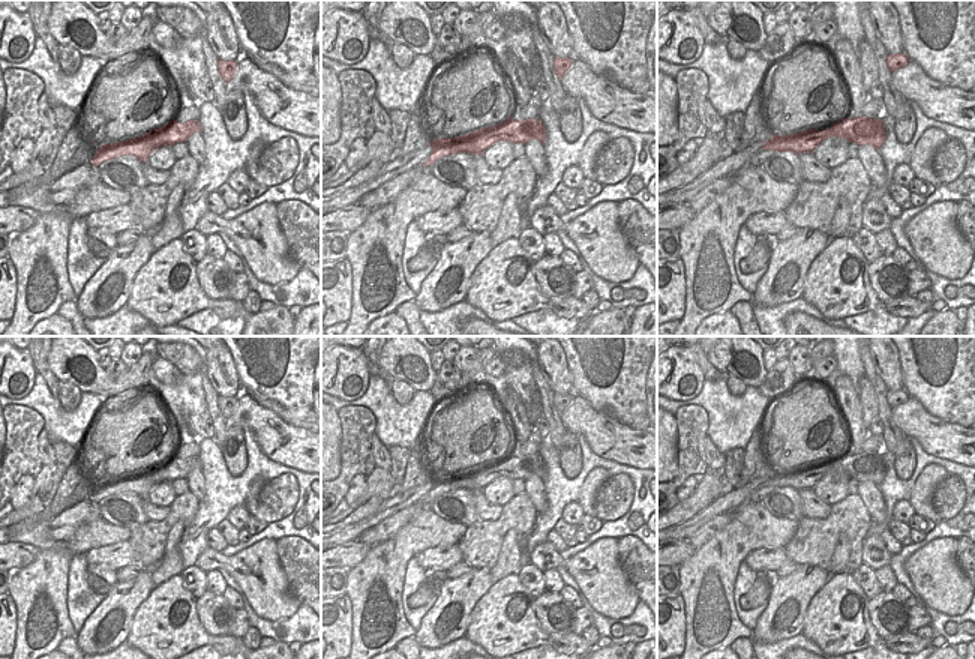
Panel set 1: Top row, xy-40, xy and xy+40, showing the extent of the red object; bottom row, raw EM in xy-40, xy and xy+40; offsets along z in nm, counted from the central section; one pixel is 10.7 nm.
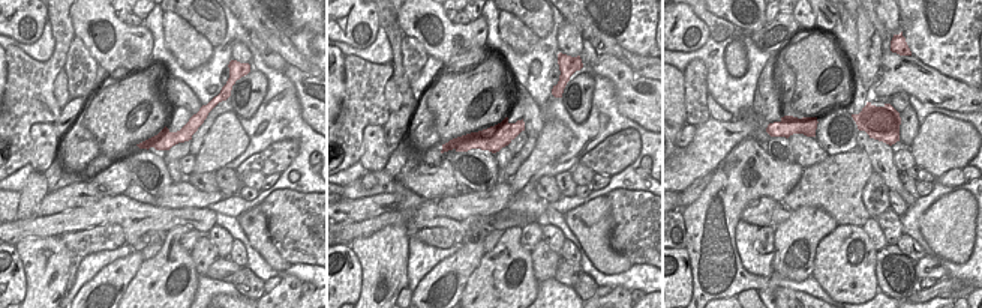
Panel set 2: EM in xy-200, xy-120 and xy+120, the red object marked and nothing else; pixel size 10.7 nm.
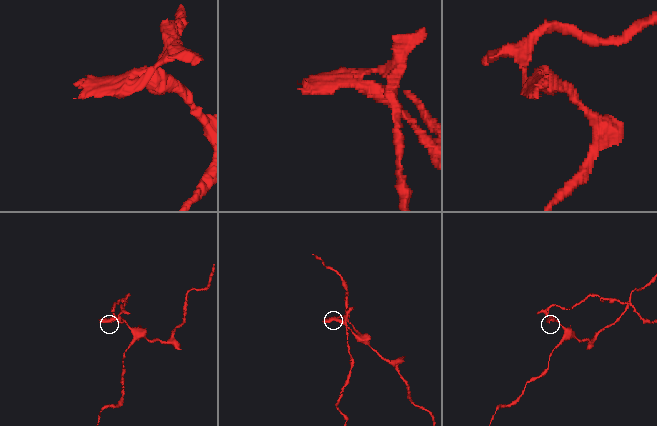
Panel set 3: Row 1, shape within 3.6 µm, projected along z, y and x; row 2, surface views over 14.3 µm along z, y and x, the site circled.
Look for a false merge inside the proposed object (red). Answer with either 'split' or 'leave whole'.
split

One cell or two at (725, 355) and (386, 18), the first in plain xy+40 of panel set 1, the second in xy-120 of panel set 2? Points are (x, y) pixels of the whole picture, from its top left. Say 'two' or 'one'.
two

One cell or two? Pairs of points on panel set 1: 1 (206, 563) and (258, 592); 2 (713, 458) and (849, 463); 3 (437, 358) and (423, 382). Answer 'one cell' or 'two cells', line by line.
1: one cell
2: two cells
3: two cells

